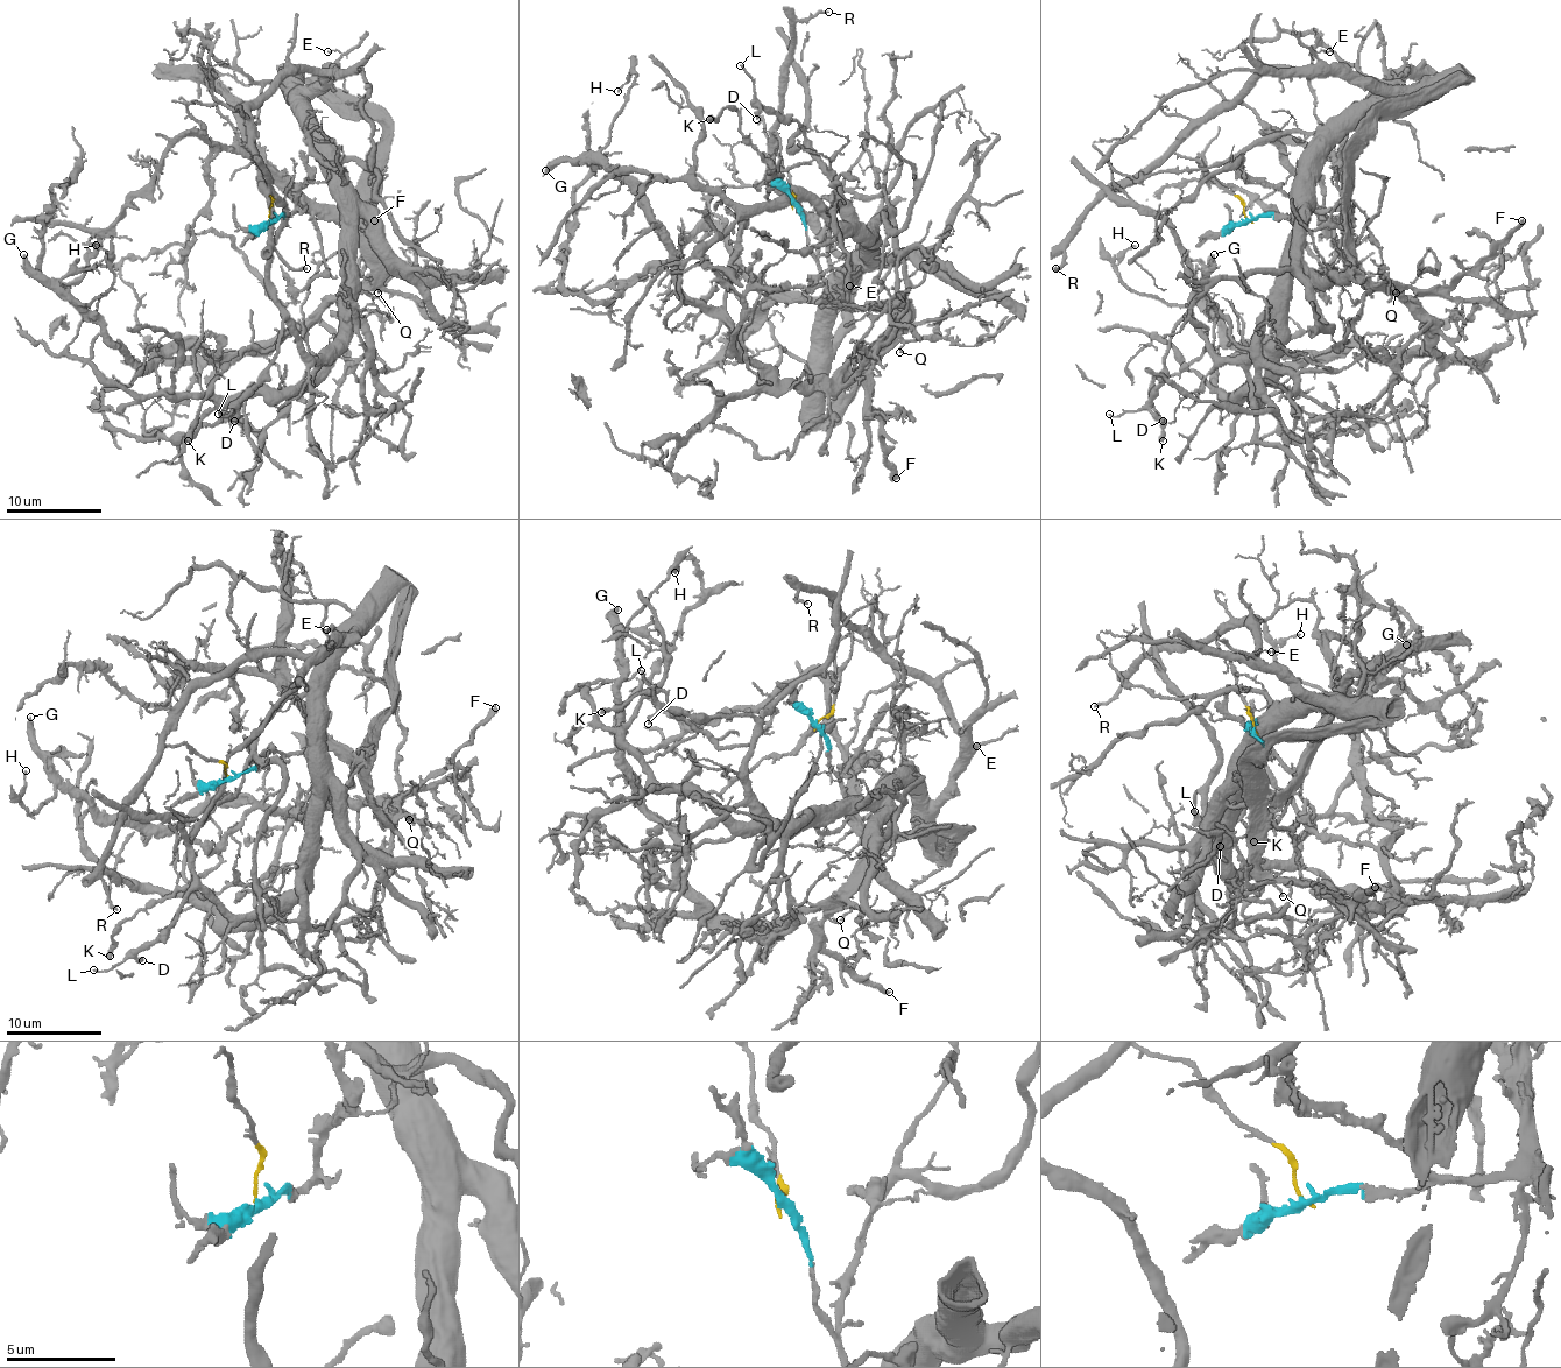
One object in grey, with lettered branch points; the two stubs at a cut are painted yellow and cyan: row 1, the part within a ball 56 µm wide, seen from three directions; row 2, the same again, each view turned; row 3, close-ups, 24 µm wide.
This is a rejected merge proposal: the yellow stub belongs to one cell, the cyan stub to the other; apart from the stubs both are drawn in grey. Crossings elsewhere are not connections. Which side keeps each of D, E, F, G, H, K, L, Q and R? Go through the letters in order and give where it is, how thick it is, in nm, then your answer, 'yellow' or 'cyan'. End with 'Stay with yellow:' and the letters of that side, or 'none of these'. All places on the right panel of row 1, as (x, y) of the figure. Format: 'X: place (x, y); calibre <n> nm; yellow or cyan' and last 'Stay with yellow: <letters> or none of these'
D: place (1163, 421); calibre 360 nm; yellow
E: place (1329, 51); calibre 110 nm; yellow
F: place (1521, 220); calibre 420 nm; cyan
G: place (1214, 254); calibre 360 nm; cyan
H: place (1135, 245); calibre 170 nm; cyan
K: place (1163, 441); calibre 440 nm; yellow
L: place (1109, 414); calibre 150 nm; yellow
Q: place (1396, 293); calibre 150 nm; cyan
R: place (1056, 268); calibre 240 nm; yellow
Stay with yellow: D, E, K, L, R

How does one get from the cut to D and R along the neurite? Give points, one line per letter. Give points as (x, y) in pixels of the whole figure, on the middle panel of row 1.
D: (793, 205), (776, 131), (791, 64), (805, 89), (791, 150), (805, 141), (762, 107), (757, 119)
R: (793, 205), (776, 119), (781, 73), (791, 29), (812, 14), (828, 12)

